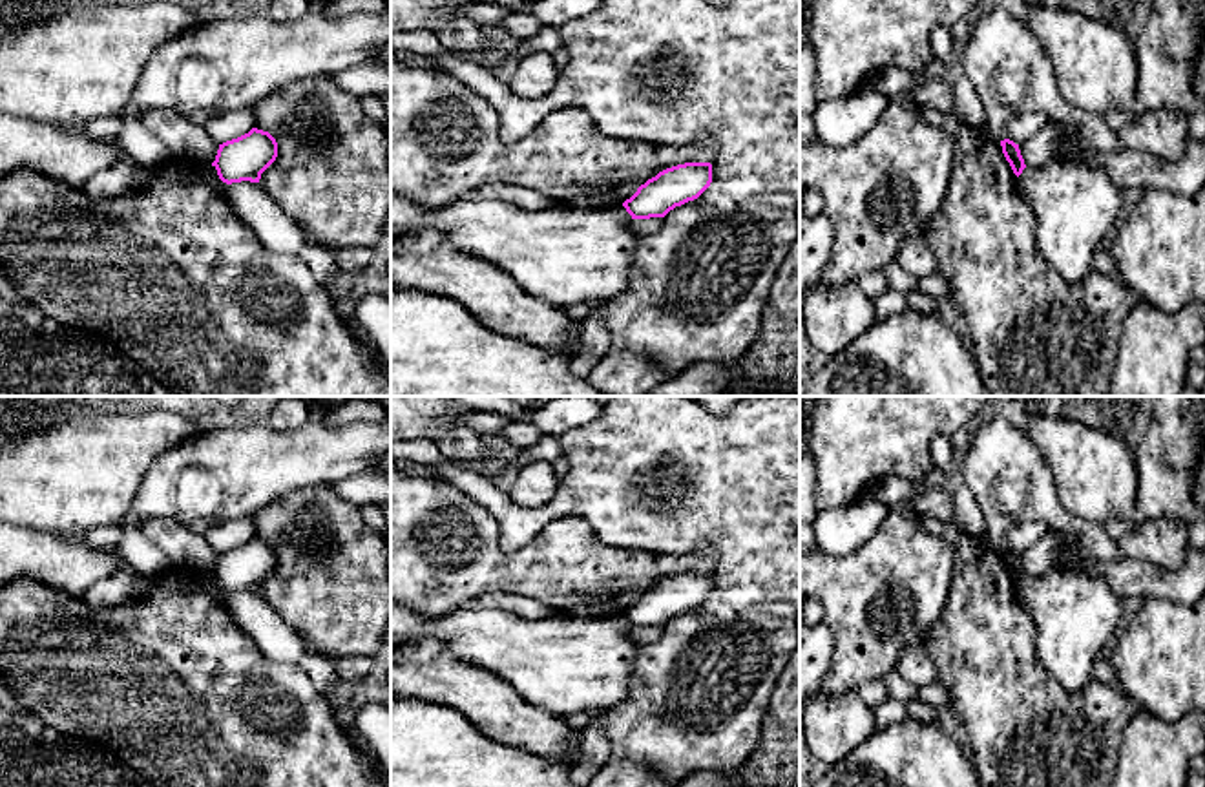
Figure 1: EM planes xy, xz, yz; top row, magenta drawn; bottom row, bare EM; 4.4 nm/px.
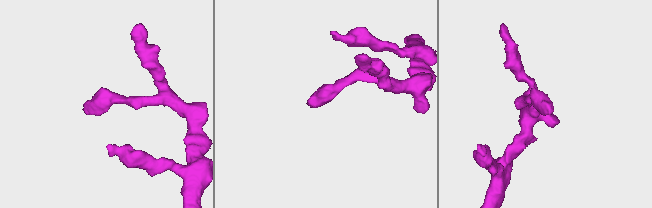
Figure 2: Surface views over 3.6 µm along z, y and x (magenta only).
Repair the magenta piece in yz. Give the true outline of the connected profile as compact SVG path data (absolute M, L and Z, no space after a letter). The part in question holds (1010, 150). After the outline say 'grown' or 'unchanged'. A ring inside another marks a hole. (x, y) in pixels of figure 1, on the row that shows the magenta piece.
M1010 139L1001 141L1002 153L1006 161L1010 163L1013 173L1019 177L1022 170L1026 168L1024 159L1021 155L1019 144L1015 144Z; unchanged

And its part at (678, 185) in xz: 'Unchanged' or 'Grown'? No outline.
Unchanged

